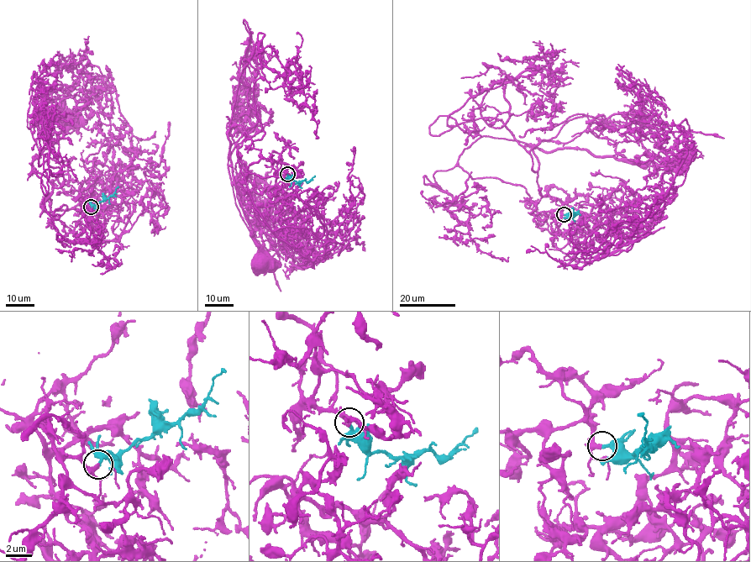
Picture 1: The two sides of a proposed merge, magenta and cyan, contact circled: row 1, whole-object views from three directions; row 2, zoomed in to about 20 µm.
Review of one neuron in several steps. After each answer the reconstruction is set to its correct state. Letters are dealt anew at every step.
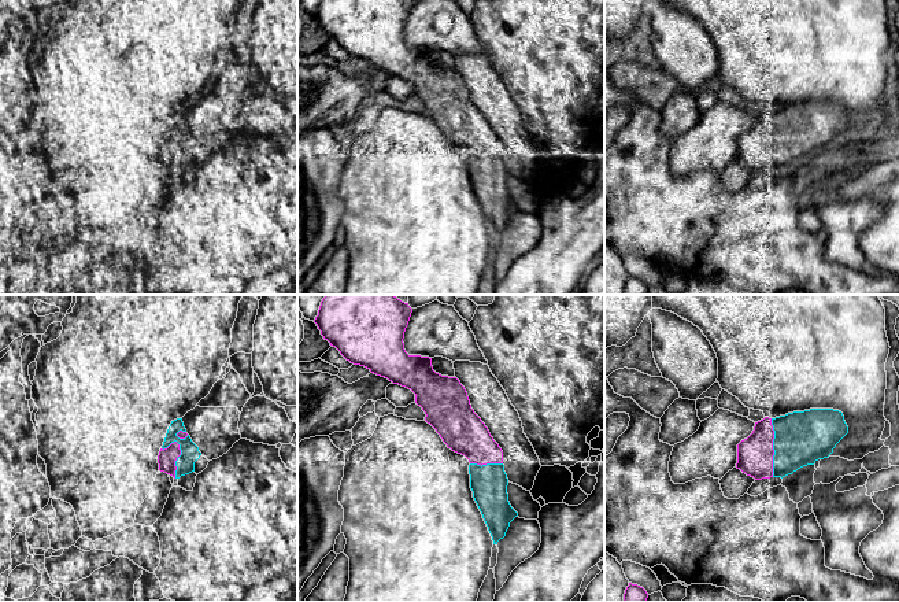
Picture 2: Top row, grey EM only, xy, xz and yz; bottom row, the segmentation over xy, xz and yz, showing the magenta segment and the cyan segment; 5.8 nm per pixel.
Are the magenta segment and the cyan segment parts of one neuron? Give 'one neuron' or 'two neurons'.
one neuron

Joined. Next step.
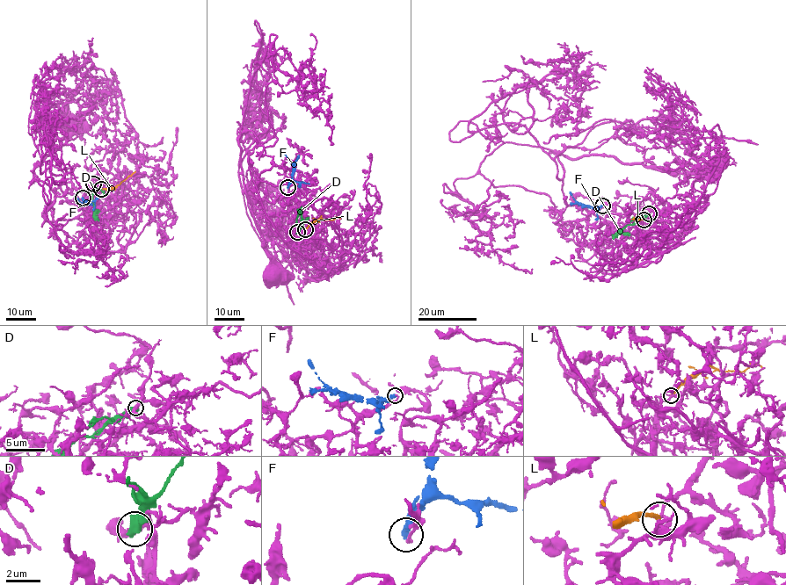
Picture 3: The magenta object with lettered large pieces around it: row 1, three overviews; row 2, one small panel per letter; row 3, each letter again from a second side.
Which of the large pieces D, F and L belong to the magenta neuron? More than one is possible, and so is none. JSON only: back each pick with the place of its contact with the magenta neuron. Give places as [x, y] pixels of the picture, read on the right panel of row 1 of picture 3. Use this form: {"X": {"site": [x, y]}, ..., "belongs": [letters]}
{"belongs": []}

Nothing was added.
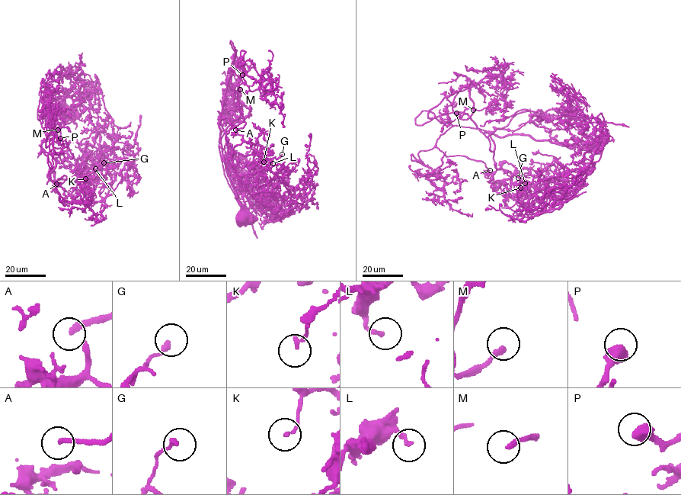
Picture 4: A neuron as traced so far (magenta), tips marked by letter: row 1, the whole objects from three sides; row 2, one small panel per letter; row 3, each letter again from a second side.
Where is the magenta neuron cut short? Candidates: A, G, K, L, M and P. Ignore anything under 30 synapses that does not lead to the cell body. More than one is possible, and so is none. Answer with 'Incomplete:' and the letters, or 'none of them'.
Incomplete: A, M, P

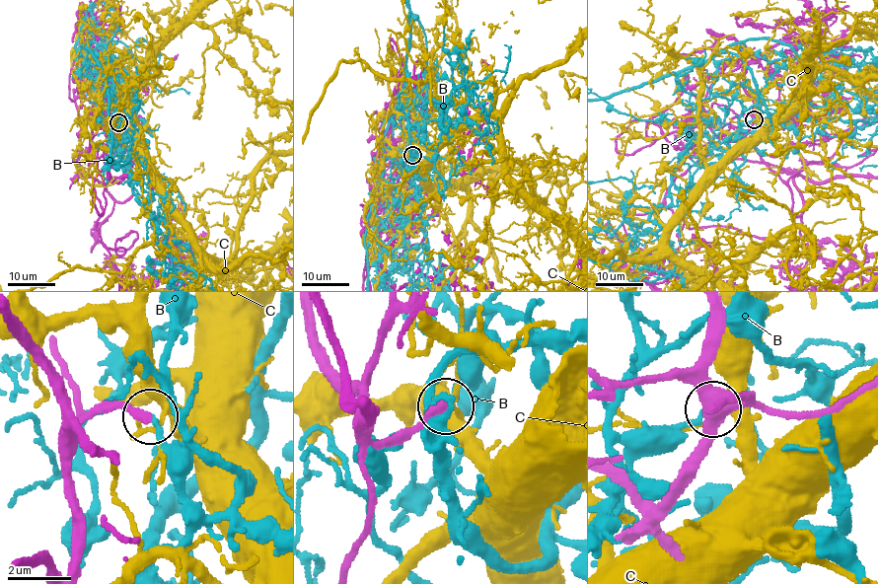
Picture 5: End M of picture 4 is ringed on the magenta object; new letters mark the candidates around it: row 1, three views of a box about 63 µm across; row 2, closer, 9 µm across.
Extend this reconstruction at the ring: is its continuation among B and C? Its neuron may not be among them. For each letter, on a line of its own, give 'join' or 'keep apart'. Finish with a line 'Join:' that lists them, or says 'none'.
B: keep apart
C: keep apart
Join: none

